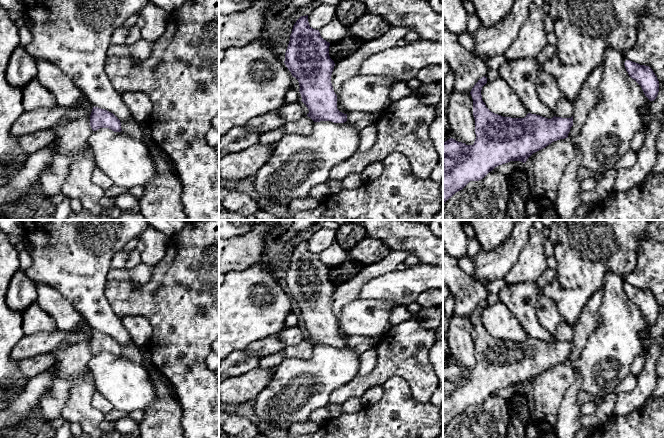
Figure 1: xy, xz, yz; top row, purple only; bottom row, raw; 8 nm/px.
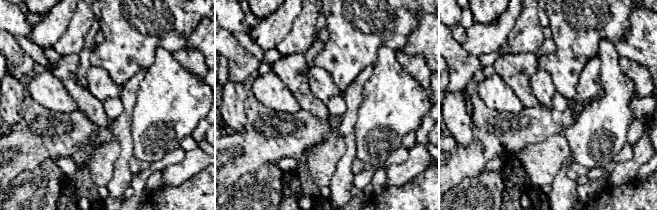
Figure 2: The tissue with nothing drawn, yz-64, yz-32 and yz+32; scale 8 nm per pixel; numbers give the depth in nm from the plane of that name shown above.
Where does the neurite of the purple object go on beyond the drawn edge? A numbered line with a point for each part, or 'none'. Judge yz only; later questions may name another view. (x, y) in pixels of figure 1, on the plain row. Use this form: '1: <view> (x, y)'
none

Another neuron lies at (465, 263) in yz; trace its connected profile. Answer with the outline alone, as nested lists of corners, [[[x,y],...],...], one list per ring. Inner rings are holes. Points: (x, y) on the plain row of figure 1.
[[[465,256],[461,259],[458,259],[458,264],[468,275],[471,276],[474,273],[475,267],[470,257]]]

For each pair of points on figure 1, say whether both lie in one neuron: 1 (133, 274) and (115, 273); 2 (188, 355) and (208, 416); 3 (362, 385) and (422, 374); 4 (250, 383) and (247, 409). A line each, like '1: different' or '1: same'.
1: same
2: same
3: same
4: different

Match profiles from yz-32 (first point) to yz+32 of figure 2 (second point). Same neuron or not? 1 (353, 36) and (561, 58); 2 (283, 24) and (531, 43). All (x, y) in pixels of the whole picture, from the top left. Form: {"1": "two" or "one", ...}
{"1": "one", "2": "two"}

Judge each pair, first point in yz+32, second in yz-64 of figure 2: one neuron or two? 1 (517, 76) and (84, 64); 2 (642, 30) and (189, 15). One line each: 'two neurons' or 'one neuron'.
1: two neurons
2: two neurons

